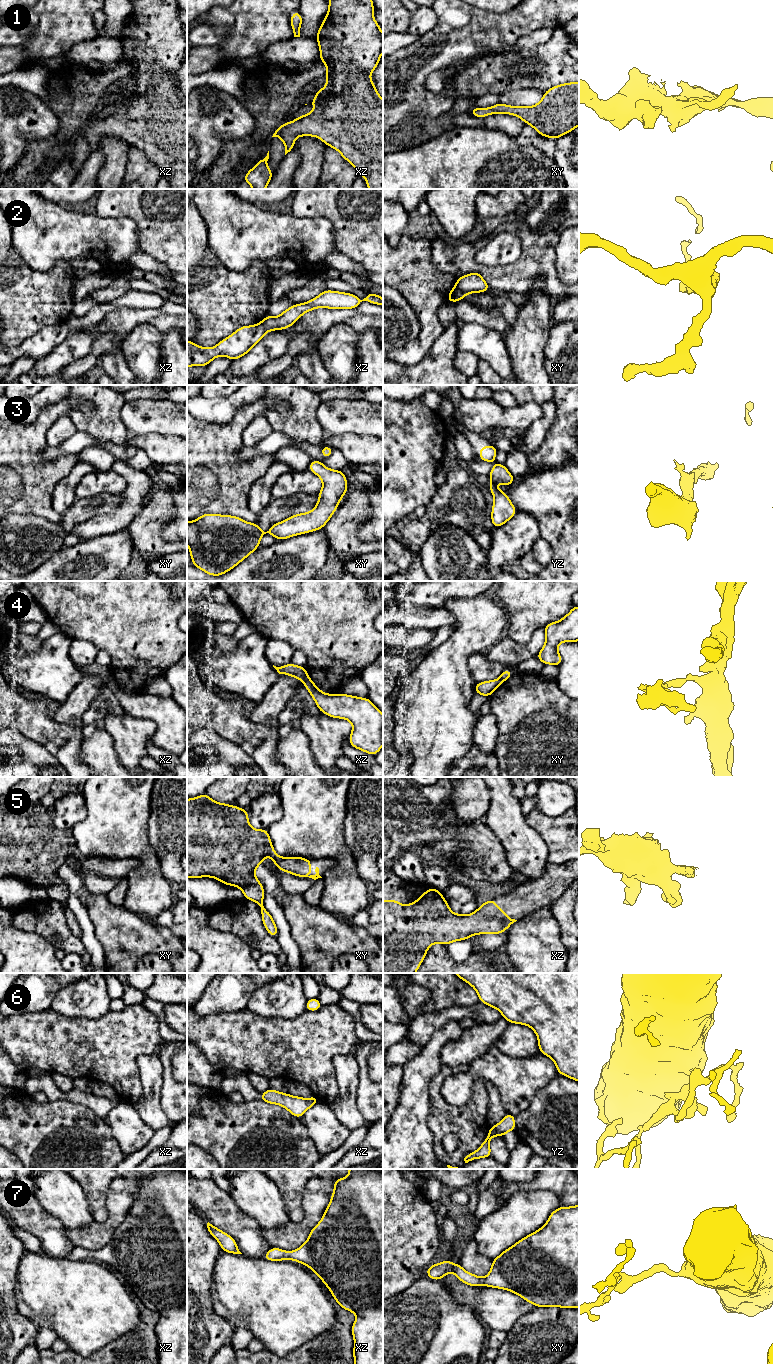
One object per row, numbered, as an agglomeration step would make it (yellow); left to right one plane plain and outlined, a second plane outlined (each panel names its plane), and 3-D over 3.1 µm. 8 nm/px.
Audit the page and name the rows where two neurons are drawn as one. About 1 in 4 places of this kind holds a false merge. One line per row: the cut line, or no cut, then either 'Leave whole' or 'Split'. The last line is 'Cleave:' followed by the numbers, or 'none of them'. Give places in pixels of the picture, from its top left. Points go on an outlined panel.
1: No split. Leave whole
2: Split along xy (455, 285), (465, 294). Split
3: No split. Leave whole
4: Split along xz (307, 675), (302, 680). Split
5: No split. Leave whole
6: No split. Leave whole
7: No split. Leave whole
Cleave: 2, 4

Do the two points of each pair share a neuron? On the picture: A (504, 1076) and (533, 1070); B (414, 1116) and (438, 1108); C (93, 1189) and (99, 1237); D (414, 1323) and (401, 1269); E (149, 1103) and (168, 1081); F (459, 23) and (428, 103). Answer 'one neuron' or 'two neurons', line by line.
A: one neuron
B: two neurons
C: two neurons
D: two neurons
E: two neurons
F: one neuron

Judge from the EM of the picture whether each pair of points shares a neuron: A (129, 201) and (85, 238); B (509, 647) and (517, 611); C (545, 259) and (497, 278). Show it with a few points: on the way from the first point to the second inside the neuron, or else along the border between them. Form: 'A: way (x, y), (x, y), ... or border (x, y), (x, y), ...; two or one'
A: border (96, 213), (102, 217), (130, 217), (133, 220); two
B: border (534, 632), (524, 643), (517, 643), (505, 634); two
C: way (533, 265), (520, 276), (509, 278); one

